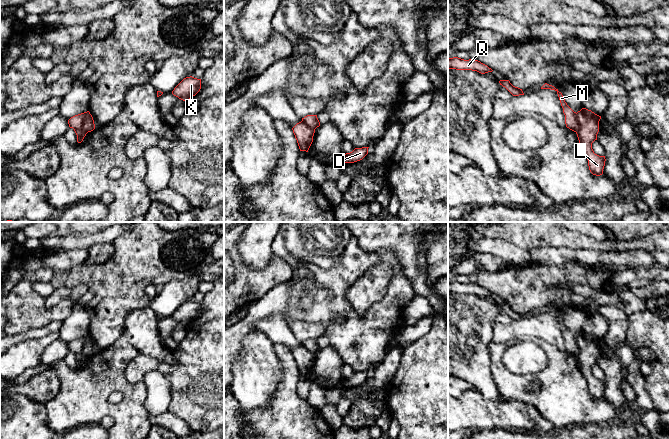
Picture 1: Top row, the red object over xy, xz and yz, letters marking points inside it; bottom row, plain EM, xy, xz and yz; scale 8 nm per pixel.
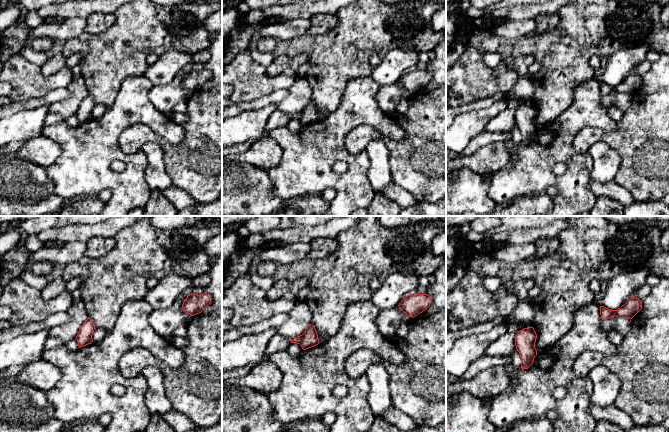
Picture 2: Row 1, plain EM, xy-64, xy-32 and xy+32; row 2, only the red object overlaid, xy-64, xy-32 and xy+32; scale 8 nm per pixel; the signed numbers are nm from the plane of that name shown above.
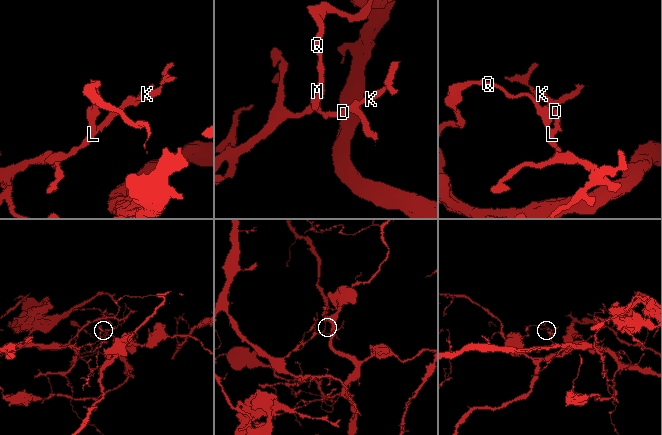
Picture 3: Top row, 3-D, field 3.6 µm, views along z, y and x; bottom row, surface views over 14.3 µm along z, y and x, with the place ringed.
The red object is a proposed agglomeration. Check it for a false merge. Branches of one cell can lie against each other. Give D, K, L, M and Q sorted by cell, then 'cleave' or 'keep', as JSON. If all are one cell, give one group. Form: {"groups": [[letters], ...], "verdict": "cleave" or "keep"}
{"groups": [["D", "K", "L"], ["M", "Q"]], "verdict": "cleave"}

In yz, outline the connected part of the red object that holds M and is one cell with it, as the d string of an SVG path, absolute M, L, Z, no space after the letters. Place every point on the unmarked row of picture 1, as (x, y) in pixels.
M545 307L541 313L551 313L551 314L555 314L558 318L561 330L563 332L563 337L565 339L565 348L566 351L569 352L570 354L577 356L579 353L579 348L577 345L577 337L574 336L565 326L565 323L562 319L561 316L558 315L558 313L556 313L554 310L549 309L547 307Z

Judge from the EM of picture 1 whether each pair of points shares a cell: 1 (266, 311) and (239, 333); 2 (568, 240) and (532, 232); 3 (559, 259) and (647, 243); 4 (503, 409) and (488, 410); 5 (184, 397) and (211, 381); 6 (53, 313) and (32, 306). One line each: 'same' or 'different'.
1: same
2: same
3: different
4: same
5: same
6: same

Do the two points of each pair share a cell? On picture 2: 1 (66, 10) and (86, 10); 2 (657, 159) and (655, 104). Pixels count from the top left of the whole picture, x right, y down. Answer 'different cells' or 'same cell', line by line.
1: same cell
2: same cell

